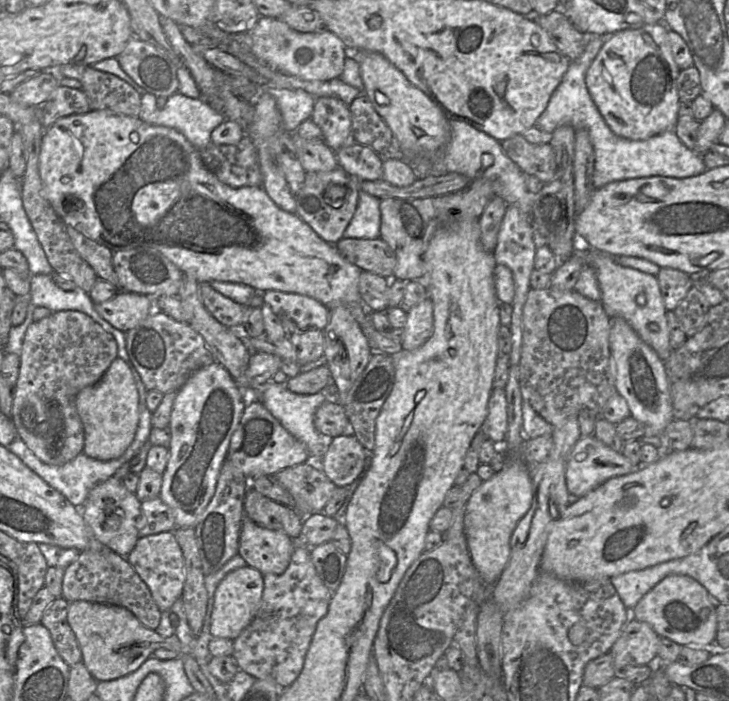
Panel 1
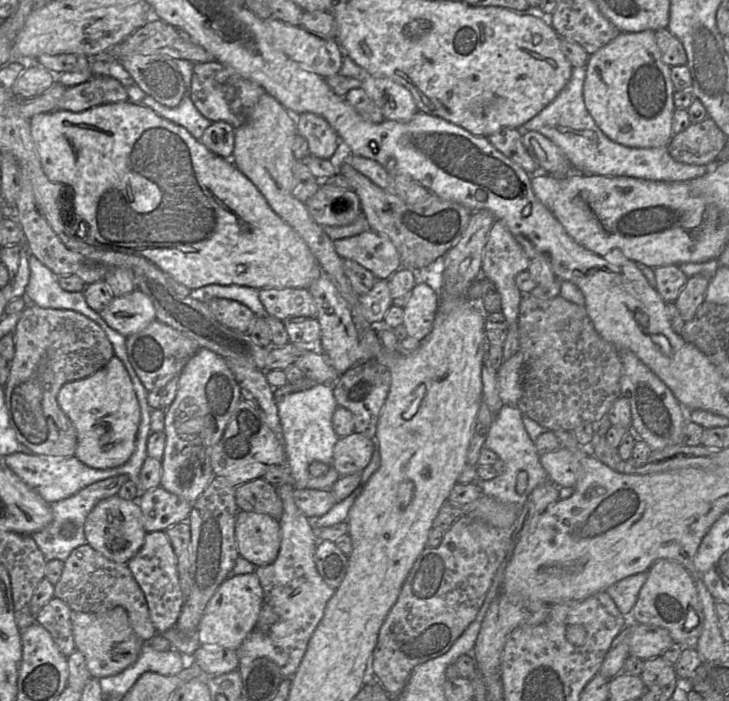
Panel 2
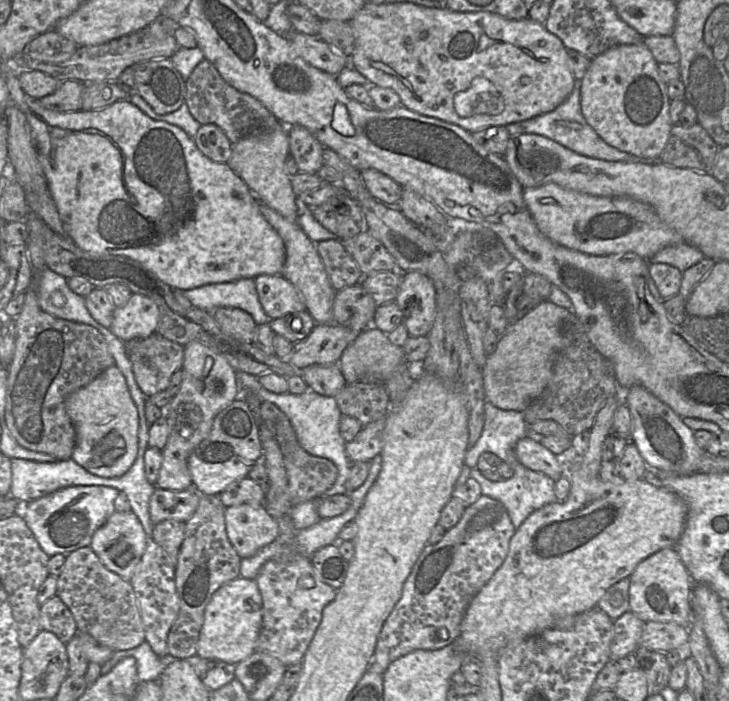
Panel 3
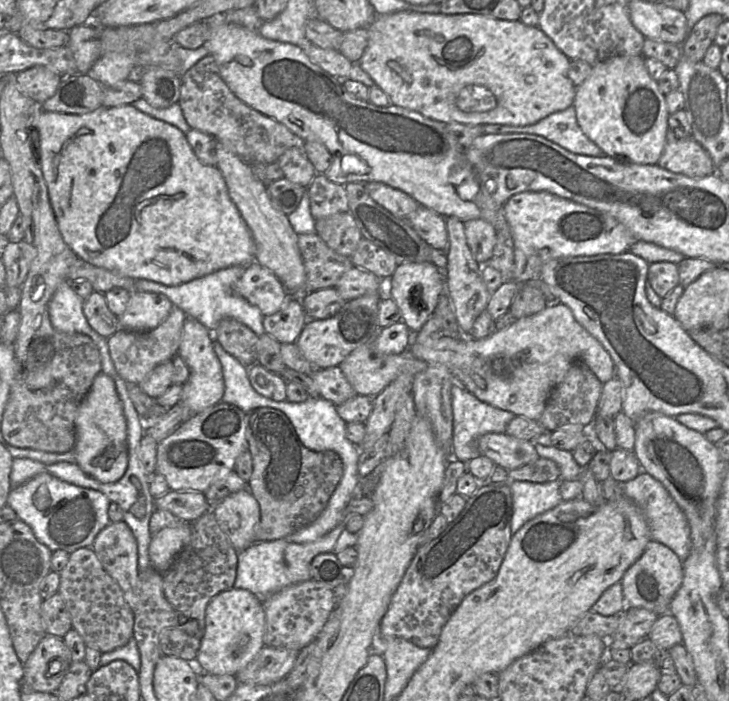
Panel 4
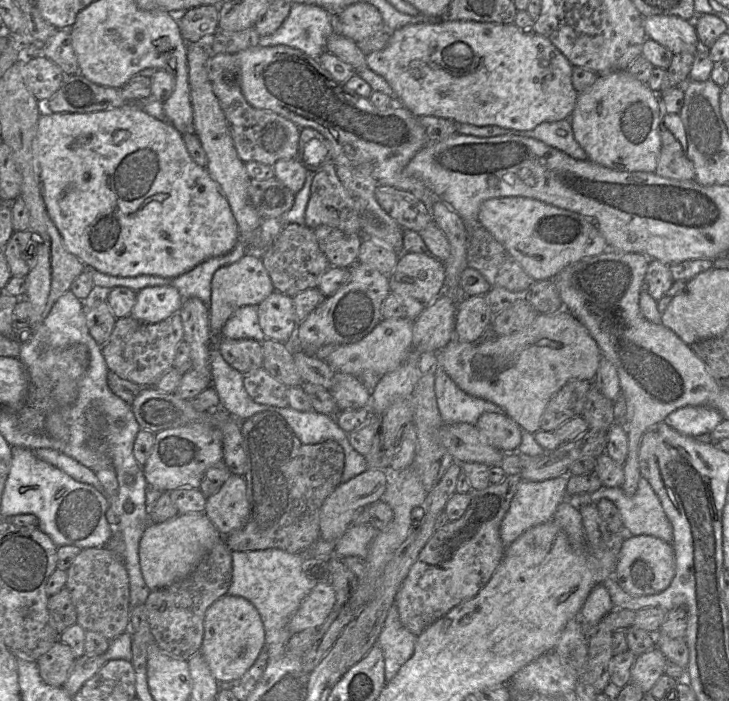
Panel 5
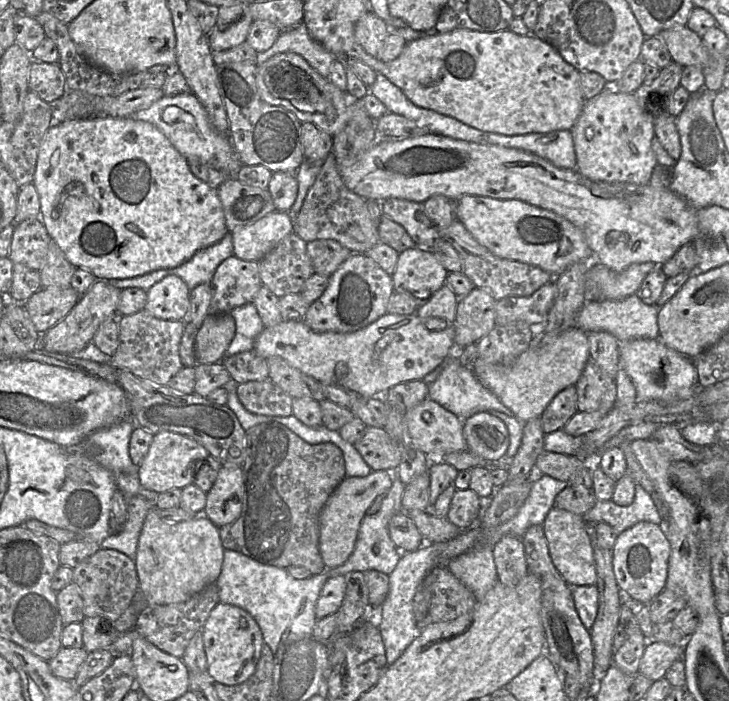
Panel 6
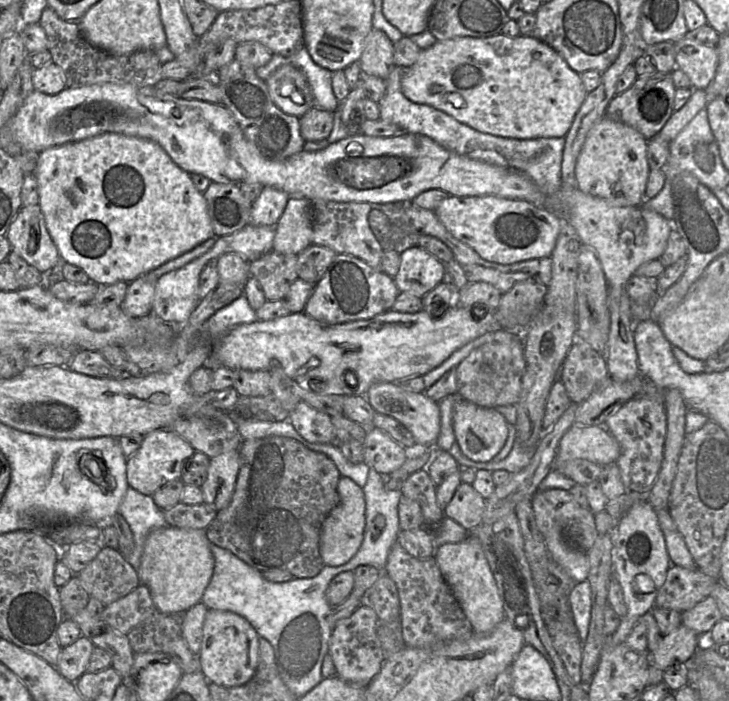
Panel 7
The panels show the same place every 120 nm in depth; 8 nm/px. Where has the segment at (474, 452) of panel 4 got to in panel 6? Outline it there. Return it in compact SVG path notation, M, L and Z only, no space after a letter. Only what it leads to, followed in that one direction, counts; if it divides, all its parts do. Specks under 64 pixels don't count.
M455 348L444 360L443 370L440 375L433 383L428 385L428 398L462 420L478 412L488 411L498 411L506 415L513 415L511 410L504 406L490 390L479 382L470 371L470 368L461 365L459 361L460 350Z

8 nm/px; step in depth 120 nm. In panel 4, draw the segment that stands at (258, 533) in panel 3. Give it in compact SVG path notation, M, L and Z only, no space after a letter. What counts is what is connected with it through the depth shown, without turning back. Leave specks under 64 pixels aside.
M248 489L227 496L211 510L237 552L254 544L255 527L260 520L260 507Z

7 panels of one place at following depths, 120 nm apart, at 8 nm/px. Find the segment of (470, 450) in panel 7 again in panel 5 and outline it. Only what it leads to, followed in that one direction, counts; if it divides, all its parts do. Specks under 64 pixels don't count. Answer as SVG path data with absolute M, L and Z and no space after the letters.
M484 413L475 425L492 446L505 453L515 452L521 443L522 428L508 415Z

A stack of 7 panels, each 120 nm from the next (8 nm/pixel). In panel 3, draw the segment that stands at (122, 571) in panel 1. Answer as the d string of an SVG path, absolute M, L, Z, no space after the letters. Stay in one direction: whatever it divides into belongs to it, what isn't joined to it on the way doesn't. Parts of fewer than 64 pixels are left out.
M90 546L66 556L57 579L56 595L72 613L78 632L89 634L114 652L132 649L145 642L144 626L132 585L108 570Z

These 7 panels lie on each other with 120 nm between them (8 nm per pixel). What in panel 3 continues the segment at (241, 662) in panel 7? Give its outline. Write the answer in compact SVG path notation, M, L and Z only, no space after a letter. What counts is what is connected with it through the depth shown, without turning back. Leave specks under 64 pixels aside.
M238 577L221 586L212 596L204 611L204 622L197 644L197 655L203 659L238 664L256 651L262 627L262 596L255 580Z

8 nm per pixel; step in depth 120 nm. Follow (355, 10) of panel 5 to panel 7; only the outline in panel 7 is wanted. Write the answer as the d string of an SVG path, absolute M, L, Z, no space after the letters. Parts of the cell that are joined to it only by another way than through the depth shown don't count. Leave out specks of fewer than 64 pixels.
M372 28L358 61L362 73L386 80L395 67L393 44L383 31Z

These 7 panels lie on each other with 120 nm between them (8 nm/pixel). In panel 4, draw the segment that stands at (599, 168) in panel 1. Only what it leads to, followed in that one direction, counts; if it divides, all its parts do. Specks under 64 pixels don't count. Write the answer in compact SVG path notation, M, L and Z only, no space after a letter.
M572 105L531 125L486 124L482 127L485 134L536 134L575 154L594 157L604 155L602 150L579 127L576 111Z

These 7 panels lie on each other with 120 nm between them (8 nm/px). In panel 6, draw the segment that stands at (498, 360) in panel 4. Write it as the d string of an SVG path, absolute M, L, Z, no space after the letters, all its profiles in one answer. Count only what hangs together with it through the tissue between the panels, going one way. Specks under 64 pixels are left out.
M578 327L559 334L536 334L529 347L510 365L494 365L474 360L470 371L511 410L522 423L540 418L557 393L573 386L580 378L590 359L587 333Z

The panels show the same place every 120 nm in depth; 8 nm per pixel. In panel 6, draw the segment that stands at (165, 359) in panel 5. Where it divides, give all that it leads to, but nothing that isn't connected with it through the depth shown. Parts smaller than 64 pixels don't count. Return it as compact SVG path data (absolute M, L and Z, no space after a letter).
M144 309L118 317L119 345L108 360L115 368L126 369L153 384L167 385L184 367L179 353L184 326L183 320L159 319Z

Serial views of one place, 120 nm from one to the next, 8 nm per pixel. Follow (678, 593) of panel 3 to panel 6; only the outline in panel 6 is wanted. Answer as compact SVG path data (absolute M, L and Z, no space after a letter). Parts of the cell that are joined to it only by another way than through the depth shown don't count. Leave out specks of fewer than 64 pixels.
M638 522L618 534L612 550L619 589L626 591L633 600L649 605L664 590L668 577L671 547L664 529L651 522Z

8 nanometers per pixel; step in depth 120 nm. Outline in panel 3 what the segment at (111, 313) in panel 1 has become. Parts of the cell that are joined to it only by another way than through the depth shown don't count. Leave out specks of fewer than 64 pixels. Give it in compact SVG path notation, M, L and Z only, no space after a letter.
M132 293L122 307L115 308L110 331L122 341L138 341L156 332L160 320L157 304L149 297Z

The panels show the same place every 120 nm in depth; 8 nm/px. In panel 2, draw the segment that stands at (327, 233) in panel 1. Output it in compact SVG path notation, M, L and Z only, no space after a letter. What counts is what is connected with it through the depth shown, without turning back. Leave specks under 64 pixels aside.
M320 182L318 191L305 203L311 218L320 226L346 226L361 214L360 202L352 189Z

